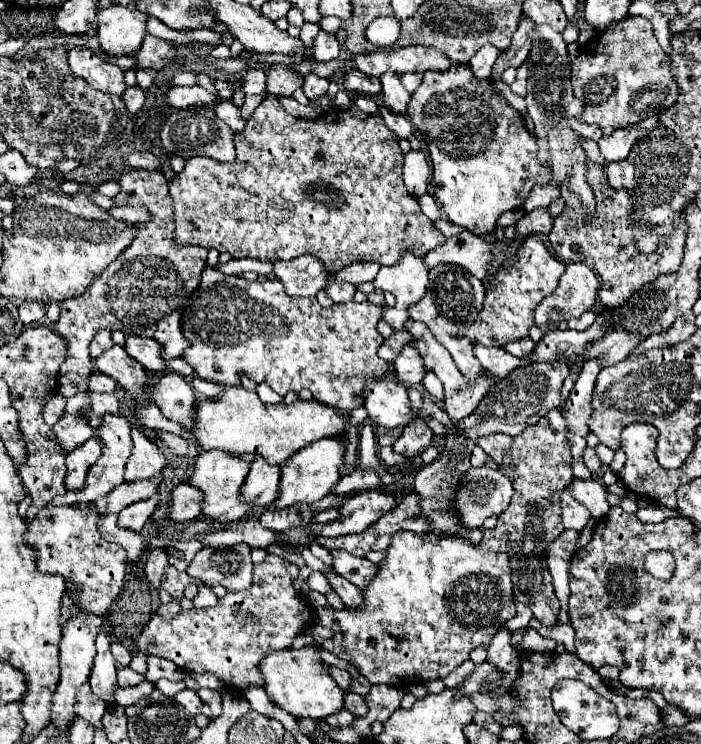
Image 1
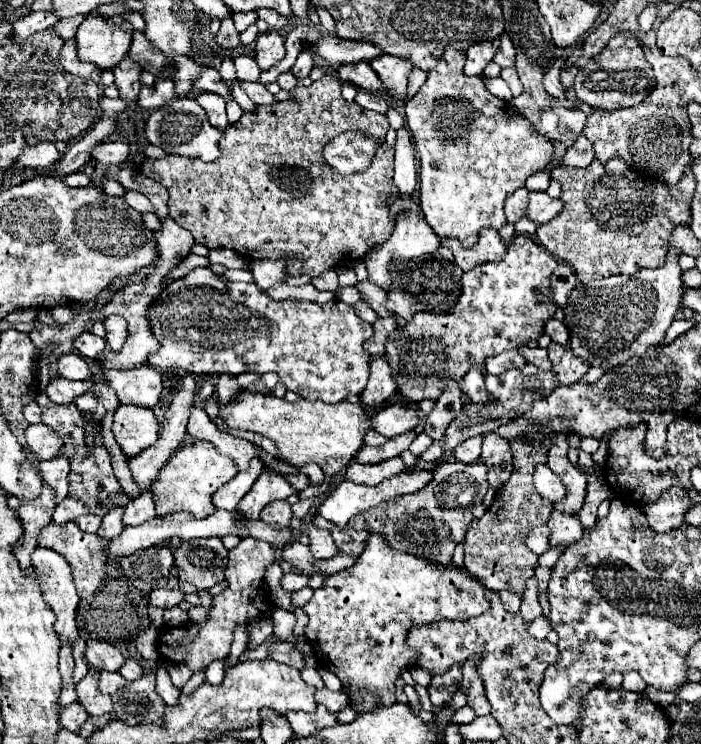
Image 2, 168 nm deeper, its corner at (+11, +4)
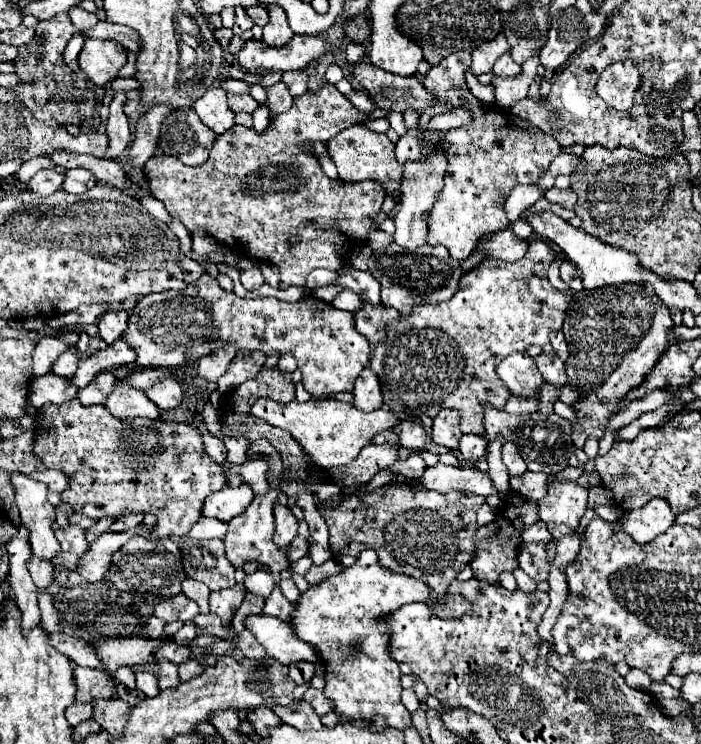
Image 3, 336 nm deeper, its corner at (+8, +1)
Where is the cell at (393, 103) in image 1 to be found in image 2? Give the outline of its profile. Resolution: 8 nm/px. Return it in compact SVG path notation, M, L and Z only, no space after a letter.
M381 54L381 56L371 60L371 68L379 74L379 78L387 86L389 94L395 94L399 98L405 96L407 76L413 70L413 62L411 60L405 60L405 58L399 58L399 56L391 56L391 54Z

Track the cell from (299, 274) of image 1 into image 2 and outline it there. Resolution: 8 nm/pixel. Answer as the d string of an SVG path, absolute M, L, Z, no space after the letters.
M255 260L249 262L249 270L261 290L269 290L273 284L285 280L285 260Z

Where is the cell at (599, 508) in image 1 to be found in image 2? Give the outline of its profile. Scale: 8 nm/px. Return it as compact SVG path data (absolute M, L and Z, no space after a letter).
M539 464L535 468L533 484L535 484L535 490L539 492L539 496L547 498L551 502L557 502L557 500L561 500L561 496L565 496L565 486L557 480L557 476L553 476L549 466L545 466L545 464Z

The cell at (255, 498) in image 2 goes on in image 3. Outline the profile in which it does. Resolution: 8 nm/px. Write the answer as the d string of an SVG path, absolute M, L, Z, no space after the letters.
M270 489L264 495L256 495L254 501L240 515L236 515L236 519L230 519L224 545L226 545L226 557L234 567L240 567L246 561L258 561L266 565L274 575L290 567L290 559L286 557L286 553L280 547L276 547L272 541L272 517L274 517L272 507L276 501L278 501L278 491Z

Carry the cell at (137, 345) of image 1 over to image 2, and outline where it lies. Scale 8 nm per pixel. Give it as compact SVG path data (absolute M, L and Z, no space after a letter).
M115 314L107 316L103 326L105 326L105 332L107 332L105 340L107 340L109 348L111 350L121 350L121 344L125 342L125 336L127 336L127 322L125 322L125 318L115 316Z

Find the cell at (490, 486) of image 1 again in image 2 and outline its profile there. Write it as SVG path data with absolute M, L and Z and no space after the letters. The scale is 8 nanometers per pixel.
M445 462L435 470L435 476L425 490L381 502L375 508L355 516L347 526L335 526L321 516L315 516L315 524L327 528L333 534L337 550L347 556L359 556L371 534L385 534L385 542L393 550L419 556L437 566L449 566L455 546L463 542L467 526L473 520L473 504L479 504L479 498L485 496L487 490L487 468L483 462Z

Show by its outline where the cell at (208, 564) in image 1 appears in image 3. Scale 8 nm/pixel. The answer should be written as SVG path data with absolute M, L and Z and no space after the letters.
M184 539L180 553L186 575L196 581L202 581L210 591L228 589L236 583L236 569L232 563L228 563L224 555L224 543L220 539Z

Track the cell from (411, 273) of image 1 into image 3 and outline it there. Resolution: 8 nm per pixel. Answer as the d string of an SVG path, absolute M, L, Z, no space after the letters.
M426 153L420 161L406 163L404 183L400 187L400 203L398 203L398 211L396 211L396 217L394 217L394 223L396 223L394 243L402 245L406 249L416 249L416 247L428 245L428 241L426 241L426 235L428 235L426 211L432 209L432 203L436 201L436 195L442 191L444 171L446 171L446 159L442 155Z

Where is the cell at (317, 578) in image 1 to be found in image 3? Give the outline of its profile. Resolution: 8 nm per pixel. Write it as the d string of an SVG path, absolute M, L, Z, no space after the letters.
M280 579L280 589L282 589L282 593L284 593L284 597L286 597L288 601L296 603L296 601L300 599L300 591L298 591L294 579Z

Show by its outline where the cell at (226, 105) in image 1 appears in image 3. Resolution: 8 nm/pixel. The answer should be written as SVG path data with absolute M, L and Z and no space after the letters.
M212 87L200 99L196 99L194 111L202 119L202 123L218 135L234 125L234 113L228 109L226 93L220 87Z

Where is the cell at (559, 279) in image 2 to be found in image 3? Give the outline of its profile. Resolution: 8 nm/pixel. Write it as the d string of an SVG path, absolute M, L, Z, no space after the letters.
M562 261L560 265L560 279L572 289L572 291L580 291L582 289L582 279L578 269L570 263L570 261Z

